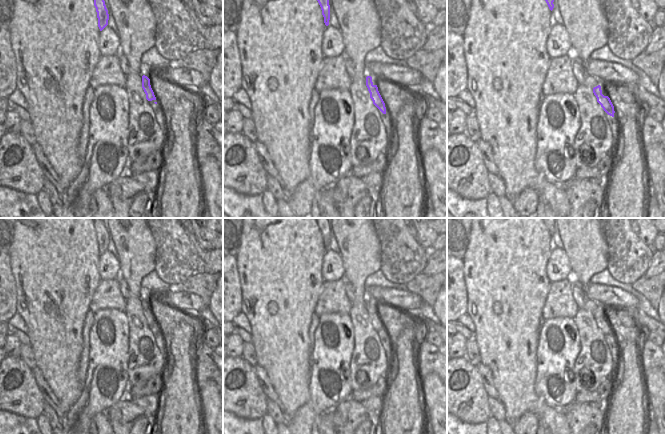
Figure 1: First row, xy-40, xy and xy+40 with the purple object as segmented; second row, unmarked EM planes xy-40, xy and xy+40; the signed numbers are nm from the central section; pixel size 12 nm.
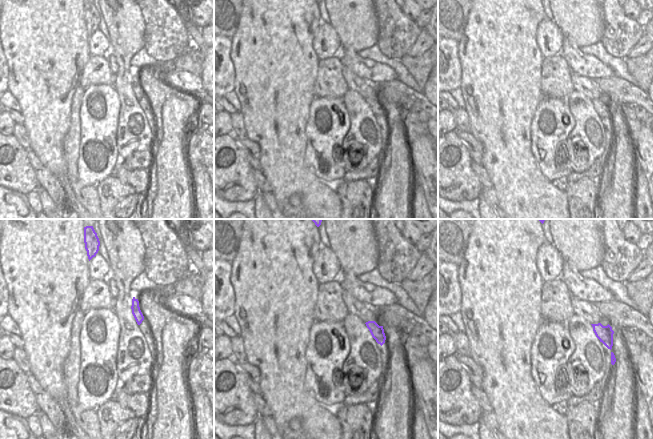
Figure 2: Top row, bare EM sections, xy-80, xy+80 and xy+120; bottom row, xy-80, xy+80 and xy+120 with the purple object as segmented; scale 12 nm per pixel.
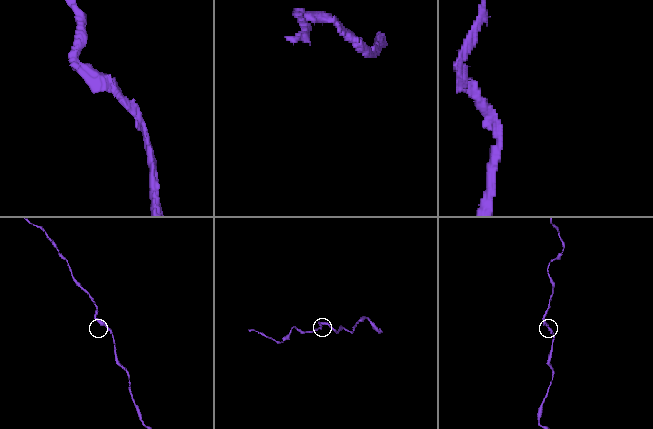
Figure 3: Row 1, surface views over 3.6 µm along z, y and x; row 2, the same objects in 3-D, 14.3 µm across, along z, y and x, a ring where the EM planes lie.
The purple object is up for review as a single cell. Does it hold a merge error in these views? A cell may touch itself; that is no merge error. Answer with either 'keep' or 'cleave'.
keep

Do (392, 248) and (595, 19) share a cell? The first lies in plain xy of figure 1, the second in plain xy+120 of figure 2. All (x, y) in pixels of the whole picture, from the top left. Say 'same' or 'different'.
different

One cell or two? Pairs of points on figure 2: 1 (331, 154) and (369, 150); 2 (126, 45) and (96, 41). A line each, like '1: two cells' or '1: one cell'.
1: two cells
2: two cells

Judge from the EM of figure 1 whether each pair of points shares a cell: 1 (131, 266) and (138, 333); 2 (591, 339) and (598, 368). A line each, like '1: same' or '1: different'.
1: same
2: same

